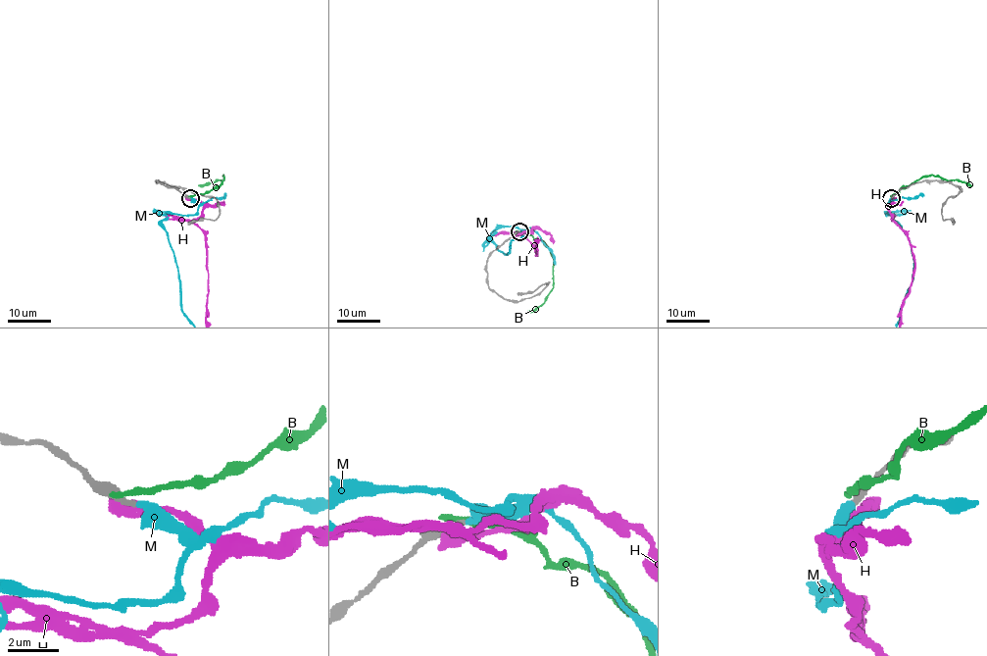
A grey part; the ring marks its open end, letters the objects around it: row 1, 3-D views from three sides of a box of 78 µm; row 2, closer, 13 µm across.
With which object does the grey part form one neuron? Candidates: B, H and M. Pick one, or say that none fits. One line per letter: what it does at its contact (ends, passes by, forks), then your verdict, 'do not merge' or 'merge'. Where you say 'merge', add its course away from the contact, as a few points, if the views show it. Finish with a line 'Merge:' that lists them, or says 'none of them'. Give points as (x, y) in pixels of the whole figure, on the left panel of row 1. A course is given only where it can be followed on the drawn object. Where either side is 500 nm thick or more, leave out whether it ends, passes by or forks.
B: it ends | do not merge
H: do not merge
M: it ends | merge
Merge: M

